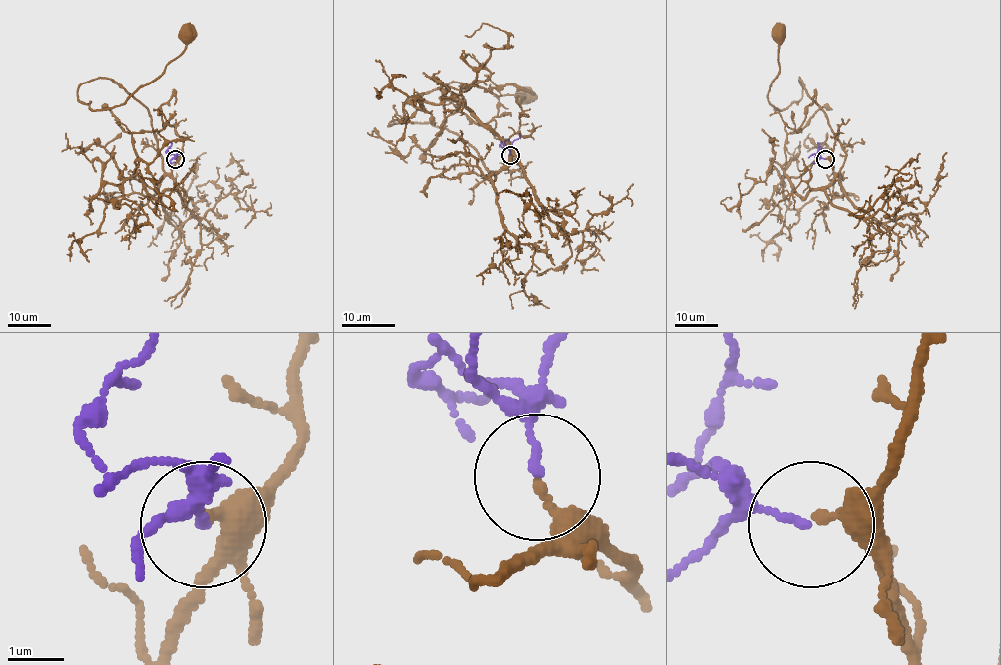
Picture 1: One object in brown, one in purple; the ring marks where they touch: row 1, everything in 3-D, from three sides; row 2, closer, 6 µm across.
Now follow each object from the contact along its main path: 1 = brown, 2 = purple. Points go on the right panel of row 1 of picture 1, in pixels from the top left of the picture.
1: (825, 159), (837, 172), (845, 155), (799, 79), (797, 104), (781, 110), (769, 101), (780, 68), (777, 32)
2: (825, 159), (816, 153), (817, 142)

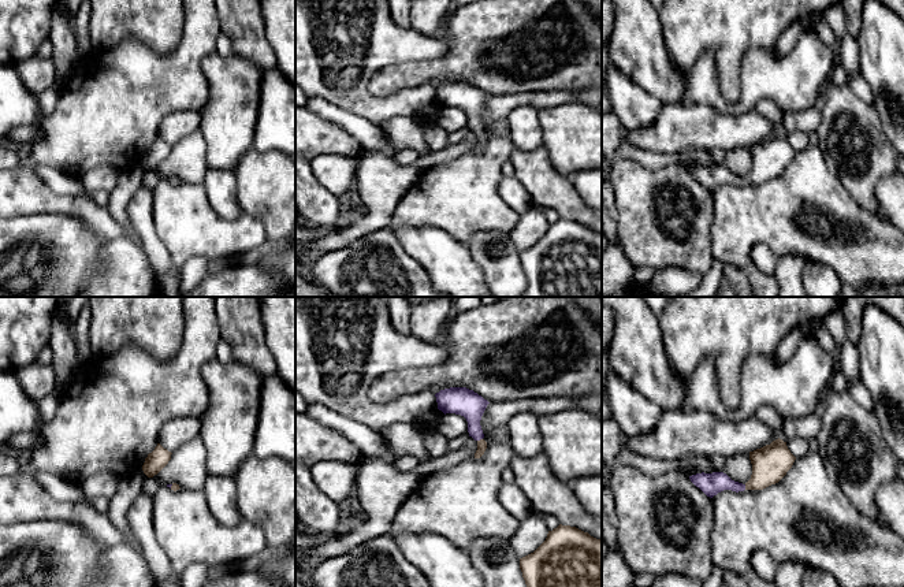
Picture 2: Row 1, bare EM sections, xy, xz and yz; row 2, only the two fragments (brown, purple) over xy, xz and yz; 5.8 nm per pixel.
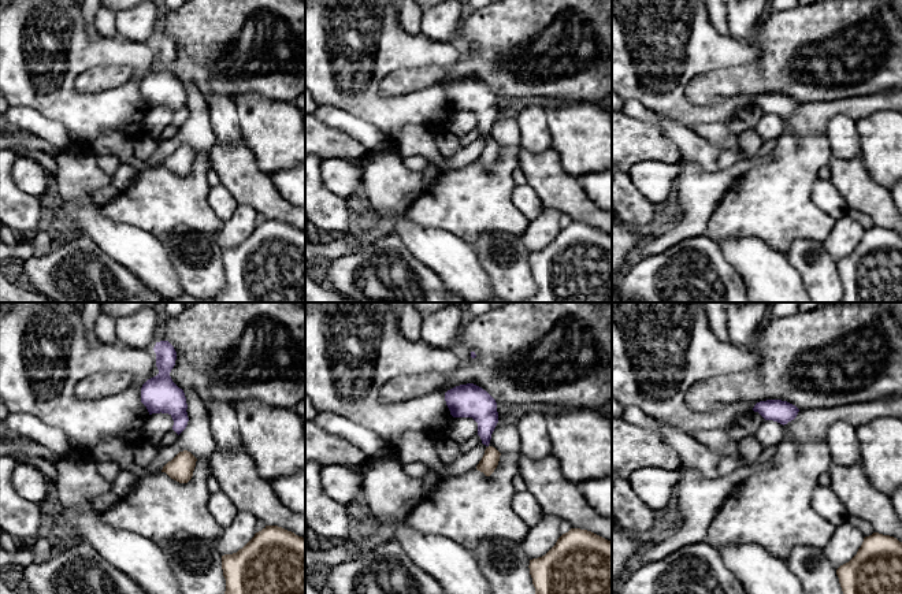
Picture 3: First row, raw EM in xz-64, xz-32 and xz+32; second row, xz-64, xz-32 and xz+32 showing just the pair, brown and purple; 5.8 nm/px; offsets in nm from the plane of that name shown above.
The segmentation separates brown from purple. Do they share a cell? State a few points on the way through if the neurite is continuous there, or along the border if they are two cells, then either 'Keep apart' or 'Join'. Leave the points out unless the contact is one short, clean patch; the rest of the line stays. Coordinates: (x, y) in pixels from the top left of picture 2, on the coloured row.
Path across: xz (482, 445), (480, 439), (473, 413), (462, 401). Join

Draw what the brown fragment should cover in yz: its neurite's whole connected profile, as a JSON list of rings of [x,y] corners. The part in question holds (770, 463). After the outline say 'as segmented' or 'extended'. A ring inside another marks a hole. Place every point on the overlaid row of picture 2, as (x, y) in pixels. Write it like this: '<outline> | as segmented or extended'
[[[778,438],[770,445],[749,452],[749,460],[752,464],[752,475],[745,484],[732,480],[723,472],[702,472],[689,476],[689,479],[710,498],[723,490],[736,493],[744,490],[763,490],[778,483],[792,468],[796,457],[788,449],[786,442]]] | extended

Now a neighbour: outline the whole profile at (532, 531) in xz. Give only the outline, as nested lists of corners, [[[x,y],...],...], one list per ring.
[[[533,512],[528,519],[521,520],[516,532],[509,538],[509,545],[518,558],[533,553],[547,538],[548,527],[544,513]]]

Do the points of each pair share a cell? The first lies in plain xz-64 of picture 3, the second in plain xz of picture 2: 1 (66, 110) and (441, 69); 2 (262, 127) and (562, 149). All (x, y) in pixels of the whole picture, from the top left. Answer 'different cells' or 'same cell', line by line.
1: different cells
2: same cell

